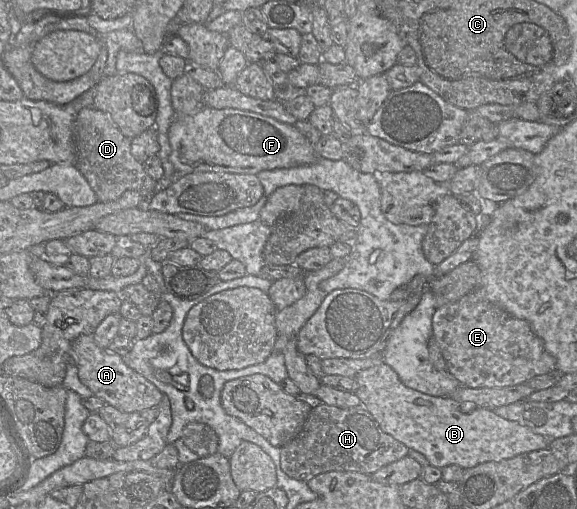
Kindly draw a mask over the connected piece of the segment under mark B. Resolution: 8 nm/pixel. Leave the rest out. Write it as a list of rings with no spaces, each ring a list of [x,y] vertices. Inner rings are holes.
[[[384,361],[360,371],[354,379],[354,394],[360,399],[361,405],[373,416],[381,430],[408,449],[423,454],[430,465],[439,469],[453,464],[468,469],[485,462],[506,460],[523,453],[546,449],[553,441],[517,422],[498,416],[491,409],[477,407],[465,413],[461,410],[461,403],[450,397],[431,396],[411,389],[401,382],[396,372]]]

